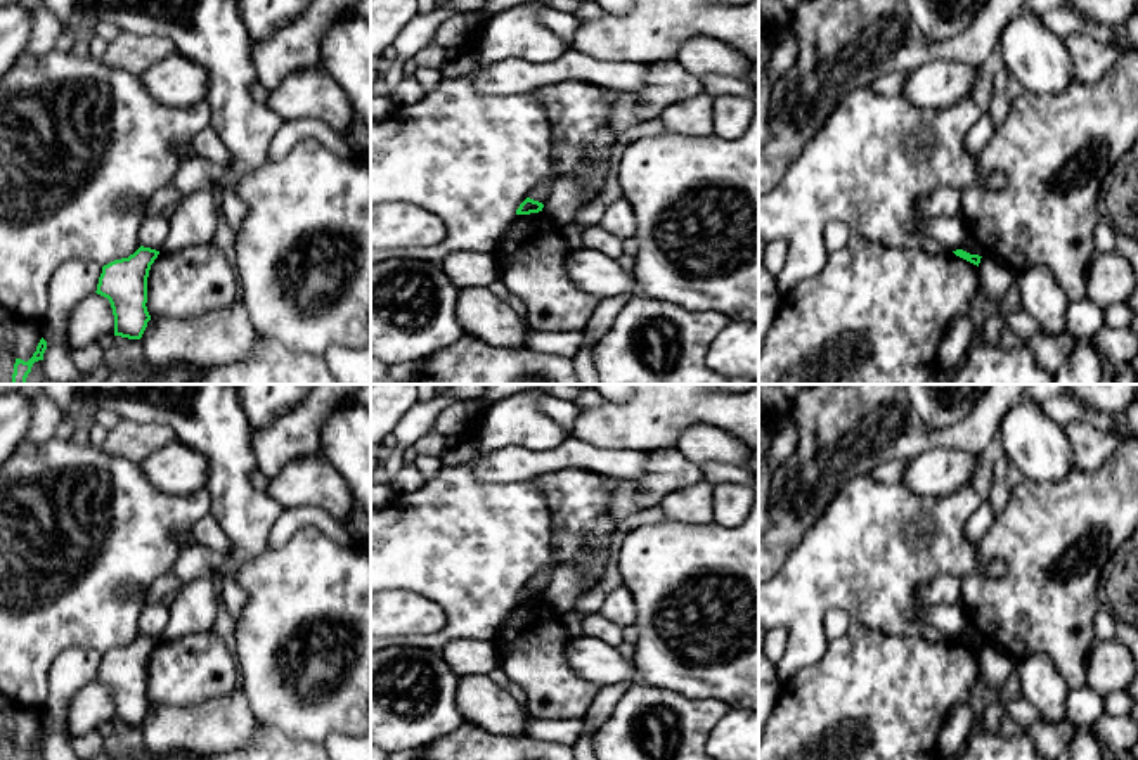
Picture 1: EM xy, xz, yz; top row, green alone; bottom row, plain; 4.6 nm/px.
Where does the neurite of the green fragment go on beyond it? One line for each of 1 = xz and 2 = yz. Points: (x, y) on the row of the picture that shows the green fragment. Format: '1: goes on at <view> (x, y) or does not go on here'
1: does not go on here
2: does not go on here

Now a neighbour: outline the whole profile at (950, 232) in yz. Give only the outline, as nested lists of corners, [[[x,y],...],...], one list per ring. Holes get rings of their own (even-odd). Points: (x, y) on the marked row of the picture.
[[[944,215],[930,216],[921,223],[921,234],[932,237],[947,251],[956,251],[968,235],[960,215],[951,218]]]

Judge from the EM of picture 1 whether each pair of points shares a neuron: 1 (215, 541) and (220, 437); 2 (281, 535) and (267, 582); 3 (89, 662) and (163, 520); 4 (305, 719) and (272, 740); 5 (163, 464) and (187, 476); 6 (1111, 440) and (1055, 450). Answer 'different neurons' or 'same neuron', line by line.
1: different neurons
2: different neurons
3: different neurons
4: different neurons
5: same neuron
6: different neurons

